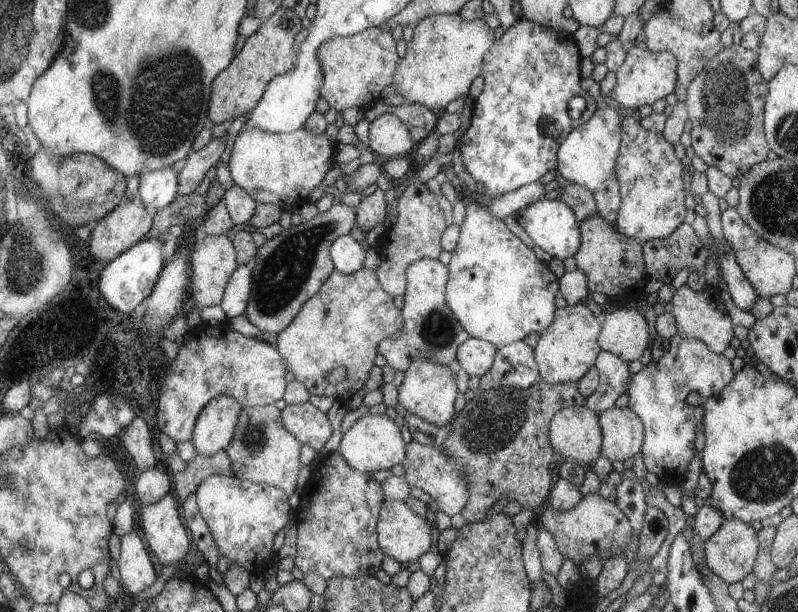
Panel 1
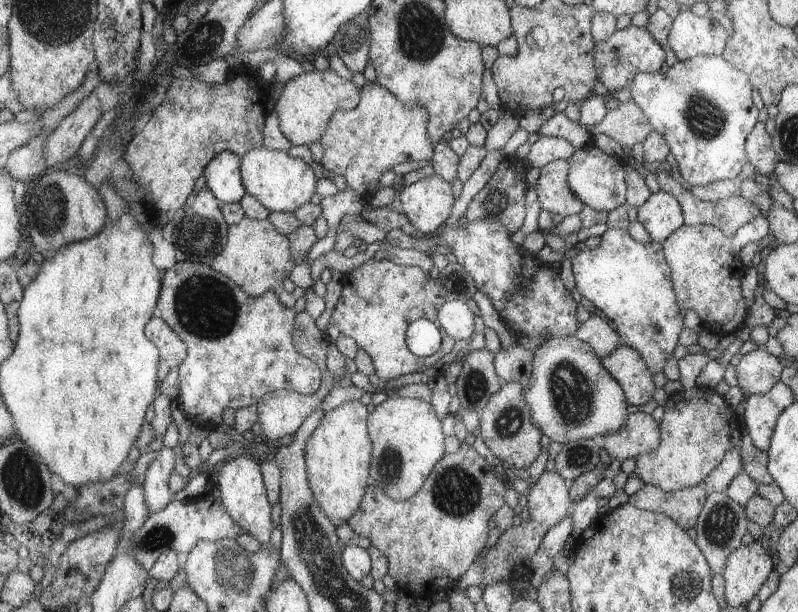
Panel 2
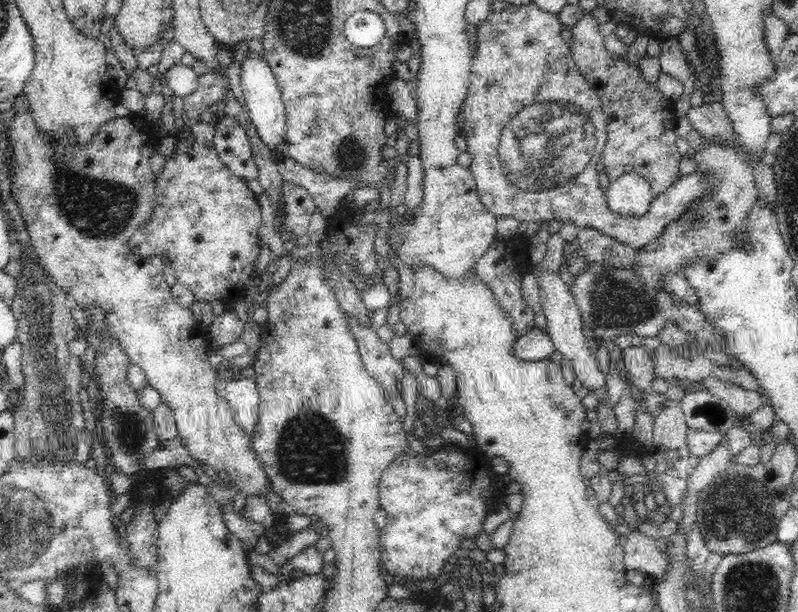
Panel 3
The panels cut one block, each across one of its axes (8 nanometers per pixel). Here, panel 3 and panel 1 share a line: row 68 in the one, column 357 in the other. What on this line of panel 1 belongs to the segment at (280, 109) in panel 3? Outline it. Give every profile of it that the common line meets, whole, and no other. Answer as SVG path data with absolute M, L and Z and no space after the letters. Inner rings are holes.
M342 235L331 246L331 259L335 270L344 274L352 274L362 268L366 258L366 250L352 238L351 235Z

